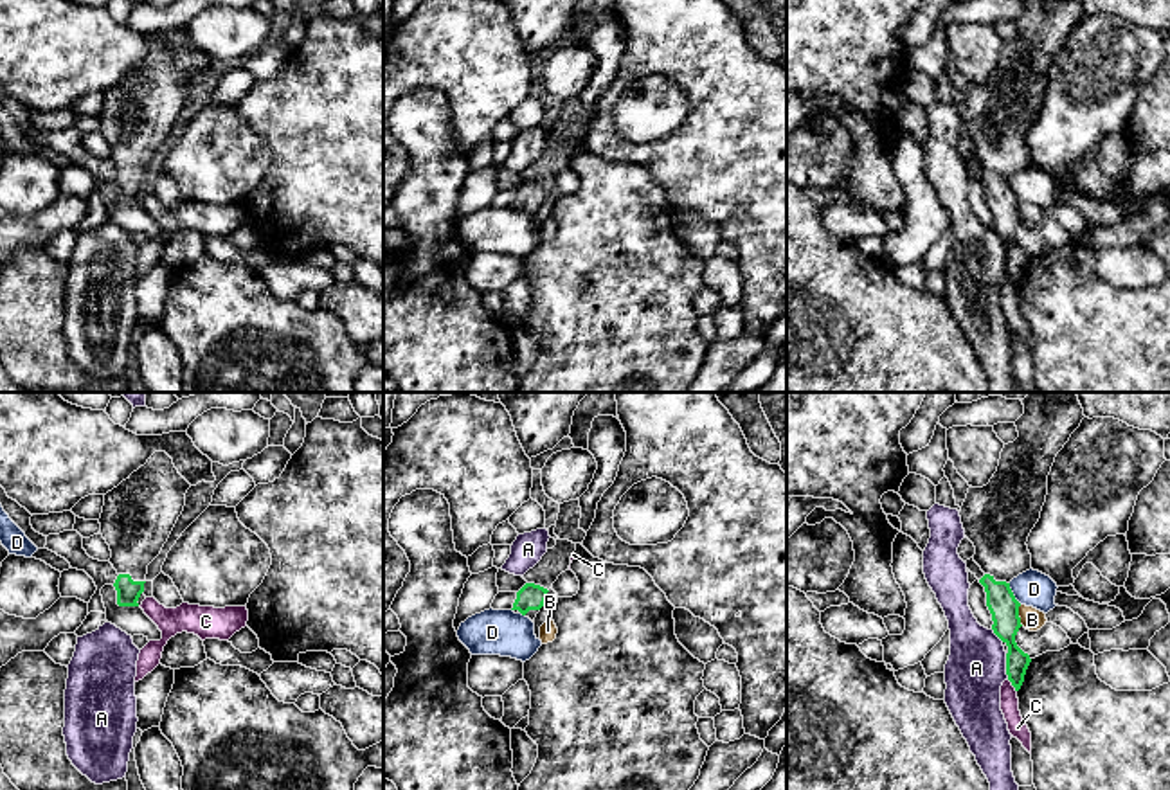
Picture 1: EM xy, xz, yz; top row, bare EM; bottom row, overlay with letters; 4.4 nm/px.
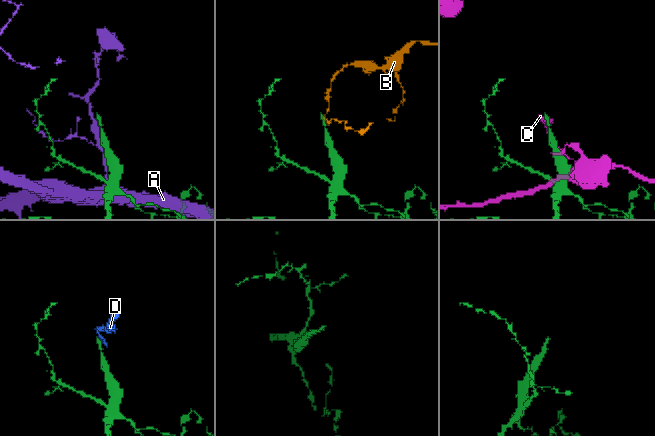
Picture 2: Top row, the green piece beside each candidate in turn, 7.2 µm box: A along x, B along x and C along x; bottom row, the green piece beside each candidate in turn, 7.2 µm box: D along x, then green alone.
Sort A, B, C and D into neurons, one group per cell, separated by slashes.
A / B / C / D

